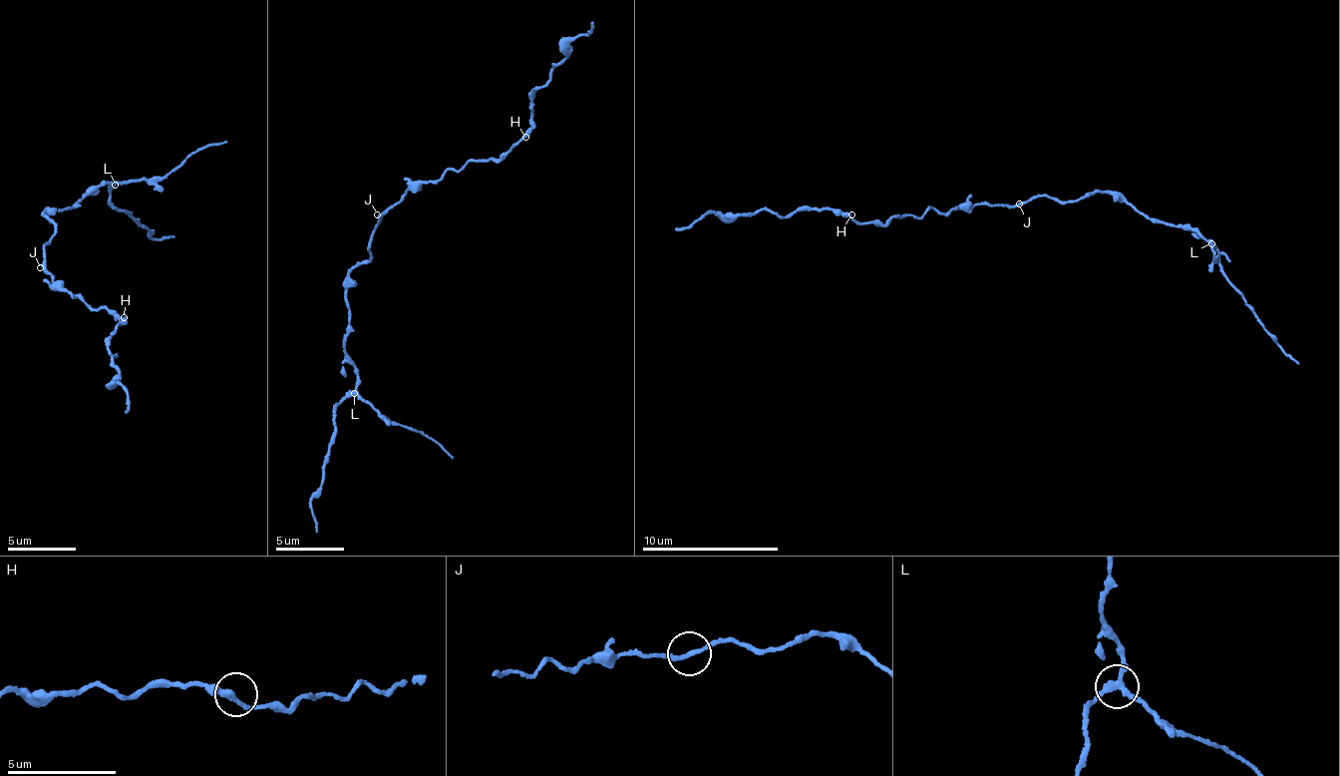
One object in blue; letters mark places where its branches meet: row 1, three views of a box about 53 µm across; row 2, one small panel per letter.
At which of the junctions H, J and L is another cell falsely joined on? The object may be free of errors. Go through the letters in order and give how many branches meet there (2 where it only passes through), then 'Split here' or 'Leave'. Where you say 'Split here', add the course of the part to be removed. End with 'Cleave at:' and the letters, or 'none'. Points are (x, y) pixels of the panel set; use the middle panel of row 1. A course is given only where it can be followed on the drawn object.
H: Branches: 2. Leave
J: Branches: 2. Leave
L: Branches: 3. Split here. Course of the part to remove: (353, 394), (332, 415), (322, 483), (311, 505), (317, 531)
Cleave at: L

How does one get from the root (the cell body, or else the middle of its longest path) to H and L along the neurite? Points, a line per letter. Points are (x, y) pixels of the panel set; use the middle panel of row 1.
H: (382, 213), (417, 184), (435, 182), (472, 160), (500, 160), (525, 137)
L: (382, 213), (368, 244), (370, 258), (350, 270), (350, 335), (345, 339), (345, 360), (354, 365), (353, 394)

